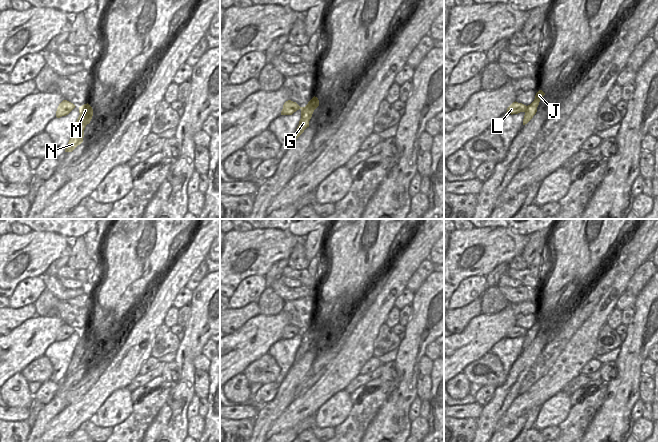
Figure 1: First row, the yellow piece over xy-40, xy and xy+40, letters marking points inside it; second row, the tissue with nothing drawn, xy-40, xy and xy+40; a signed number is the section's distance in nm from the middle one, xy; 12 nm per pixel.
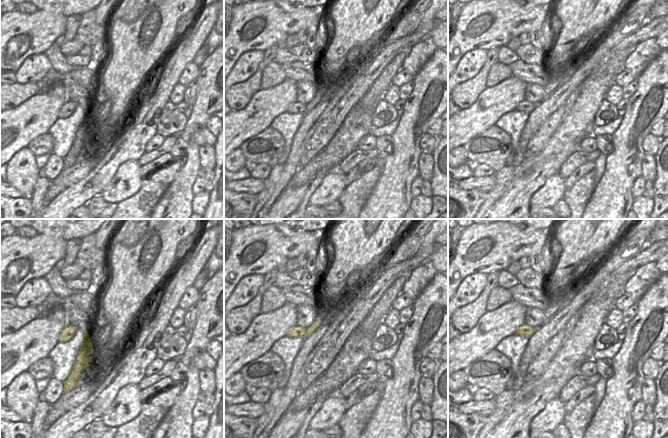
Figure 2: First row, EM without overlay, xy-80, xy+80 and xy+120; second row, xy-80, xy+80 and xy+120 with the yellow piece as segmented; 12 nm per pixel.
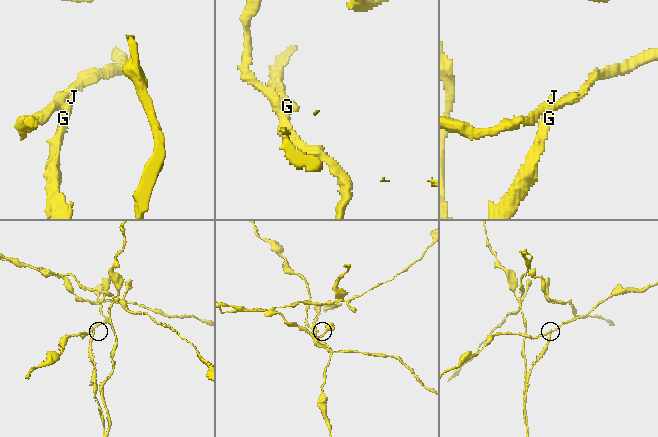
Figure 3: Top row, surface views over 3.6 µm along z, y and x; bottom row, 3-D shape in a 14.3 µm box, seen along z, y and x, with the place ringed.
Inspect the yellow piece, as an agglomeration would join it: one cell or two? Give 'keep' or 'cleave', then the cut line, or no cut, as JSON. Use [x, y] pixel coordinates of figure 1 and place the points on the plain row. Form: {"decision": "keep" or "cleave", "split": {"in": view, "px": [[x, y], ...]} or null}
{"decision": "cleave", "split": {"in": "xy+40", "px": [[527, 330], [524, 335]]}}

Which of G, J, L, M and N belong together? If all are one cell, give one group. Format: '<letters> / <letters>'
G J M N / L

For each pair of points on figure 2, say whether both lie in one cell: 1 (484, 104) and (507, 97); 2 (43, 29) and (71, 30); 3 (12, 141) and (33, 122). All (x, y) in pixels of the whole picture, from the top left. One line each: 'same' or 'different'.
1: same
2: different
3: same

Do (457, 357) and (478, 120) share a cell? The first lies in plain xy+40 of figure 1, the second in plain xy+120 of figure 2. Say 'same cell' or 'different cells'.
same cell

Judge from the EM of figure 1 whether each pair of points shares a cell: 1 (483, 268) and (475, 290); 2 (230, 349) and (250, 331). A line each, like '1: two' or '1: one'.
1: two
2: one

